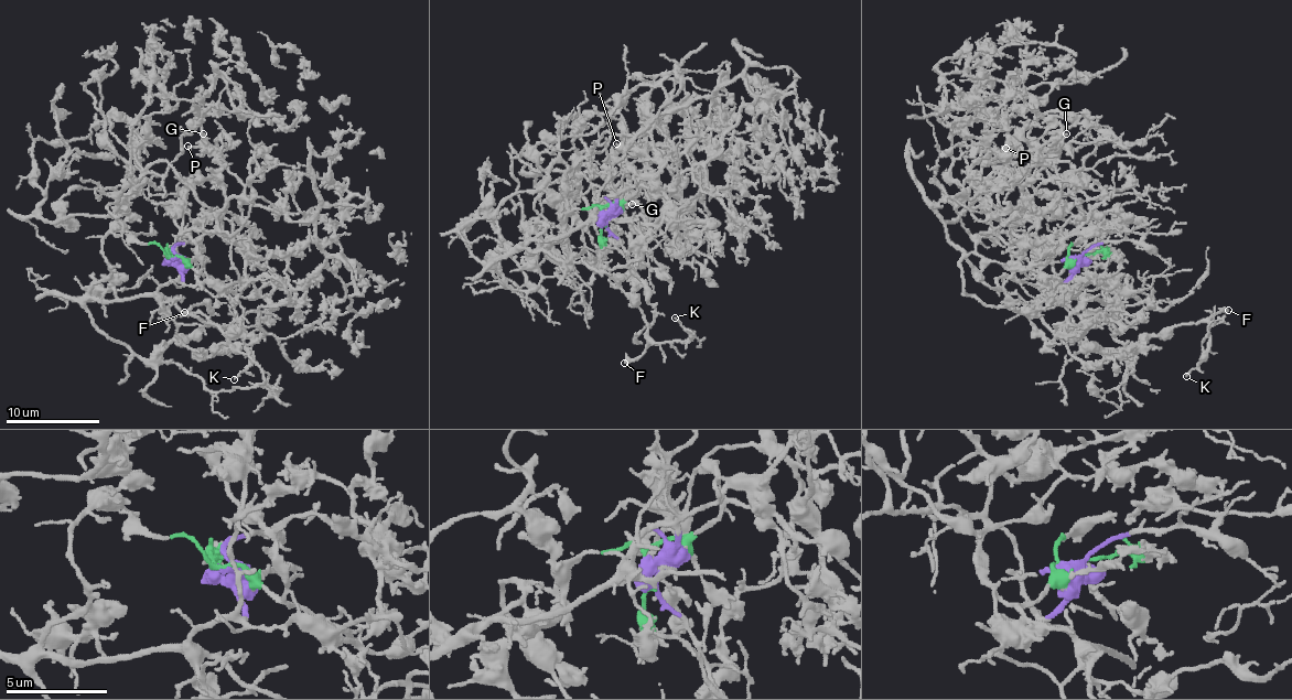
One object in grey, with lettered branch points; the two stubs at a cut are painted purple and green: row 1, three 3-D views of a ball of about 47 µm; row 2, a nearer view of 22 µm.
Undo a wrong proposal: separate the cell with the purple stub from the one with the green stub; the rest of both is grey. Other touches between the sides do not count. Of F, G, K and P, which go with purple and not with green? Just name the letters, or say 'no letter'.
F, K

